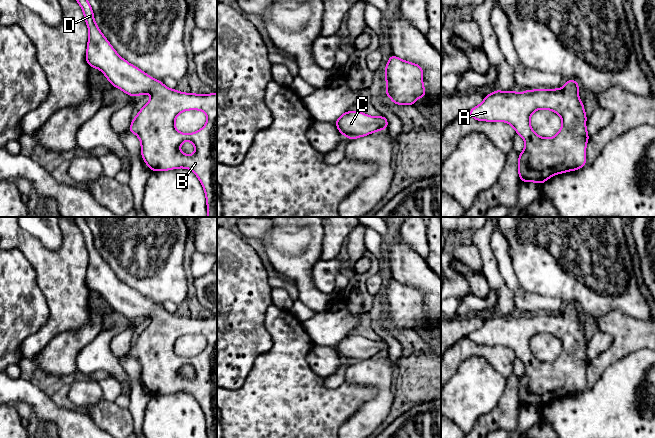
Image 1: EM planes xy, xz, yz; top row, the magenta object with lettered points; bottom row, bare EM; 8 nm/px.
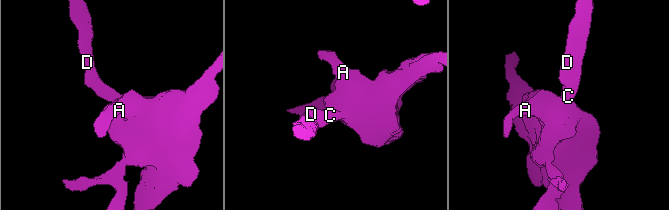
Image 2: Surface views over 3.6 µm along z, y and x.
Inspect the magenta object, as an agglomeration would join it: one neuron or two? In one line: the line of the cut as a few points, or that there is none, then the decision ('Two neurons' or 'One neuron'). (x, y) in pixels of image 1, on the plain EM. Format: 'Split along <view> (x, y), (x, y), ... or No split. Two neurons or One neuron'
No split. One neuron

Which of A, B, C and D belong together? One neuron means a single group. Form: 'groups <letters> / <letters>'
groups A B C D

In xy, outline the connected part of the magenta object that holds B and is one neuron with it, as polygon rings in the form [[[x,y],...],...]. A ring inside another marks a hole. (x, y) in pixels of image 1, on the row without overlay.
[[[74,217],[74,222],[81,230],[89,254],[86,285],[91,292],[103,296],[110,308],[124,315],[129,320],[141,320],[150,317],[149,326],[132,343],[128,356],[138,360],[141,366],[141,380],[153,395],[166,395],[187,392],[200,404],[207,426],[207,438],[217,438],[217,317],[183,317],[167,312],[160,304],[155,304],[136,290],[120,281],[106,261],[101,257],[94,244],[94,237],[85,217]],[[186,334],[201,334],[207,339],[207,346],[197,356],[186,358],[175,352],[175,342]],[[190,365],[195,370],[195,377],[187,379],[180,375],[180,369]]]

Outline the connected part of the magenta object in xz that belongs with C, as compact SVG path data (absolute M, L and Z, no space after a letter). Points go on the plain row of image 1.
M347 335L335 345L335 349L342 359L352 364L386 354L388 344L382 339L377 342L359 335Z

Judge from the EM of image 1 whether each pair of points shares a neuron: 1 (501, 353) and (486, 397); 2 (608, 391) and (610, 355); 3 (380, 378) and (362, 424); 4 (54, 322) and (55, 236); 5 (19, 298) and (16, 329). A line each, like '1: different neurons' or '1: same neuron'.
1: different neurons
2: different neurons
3: same neuron
4: different neurons
5: same neuron

